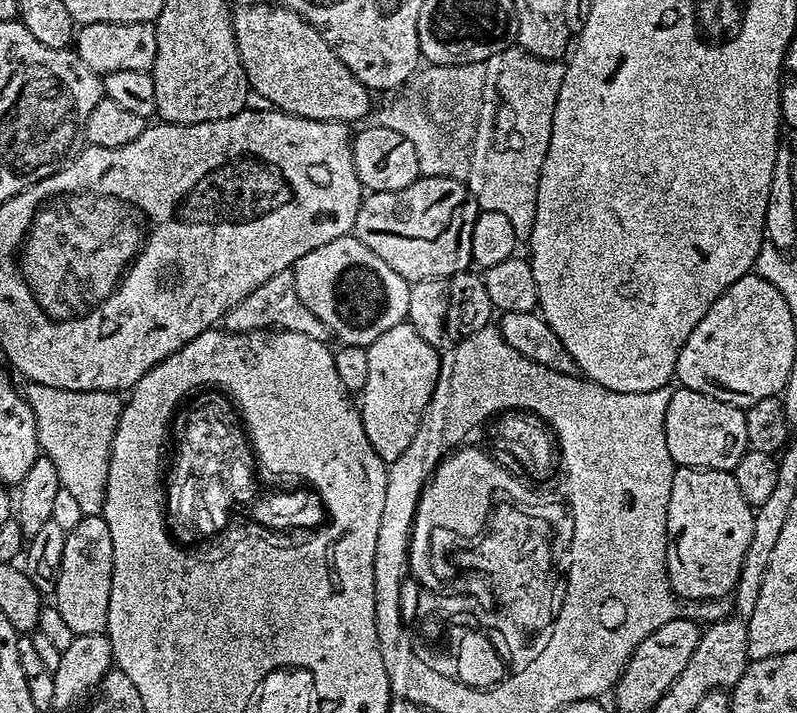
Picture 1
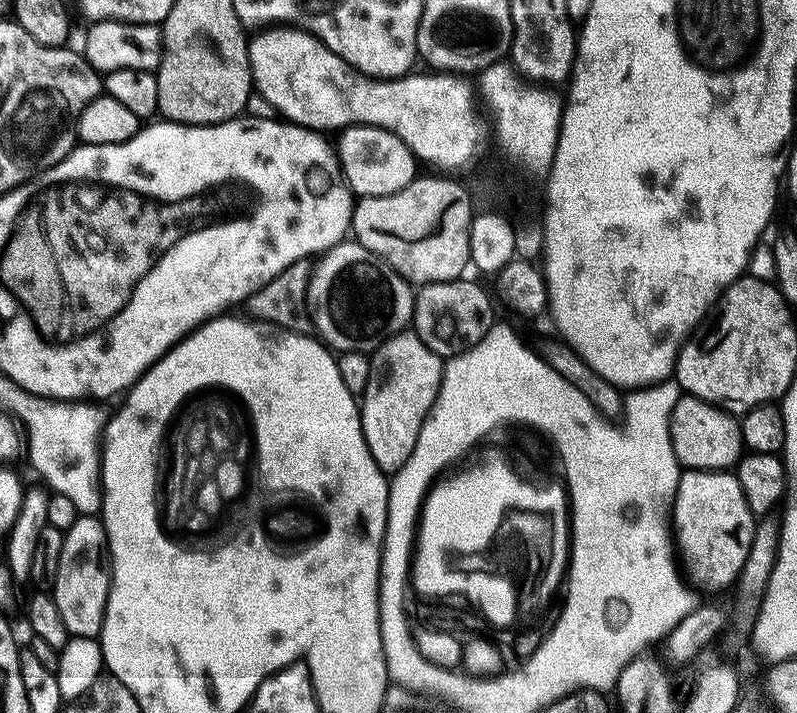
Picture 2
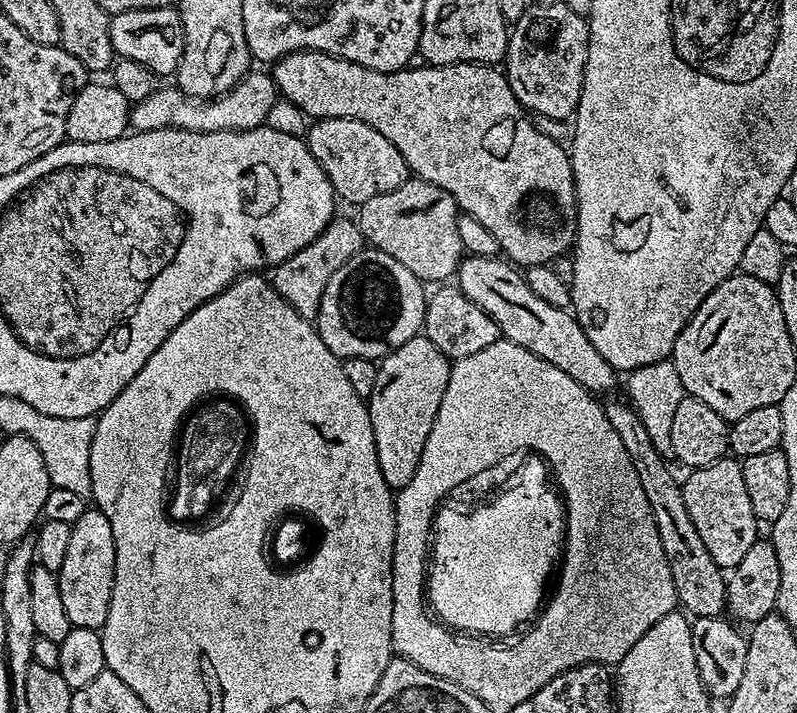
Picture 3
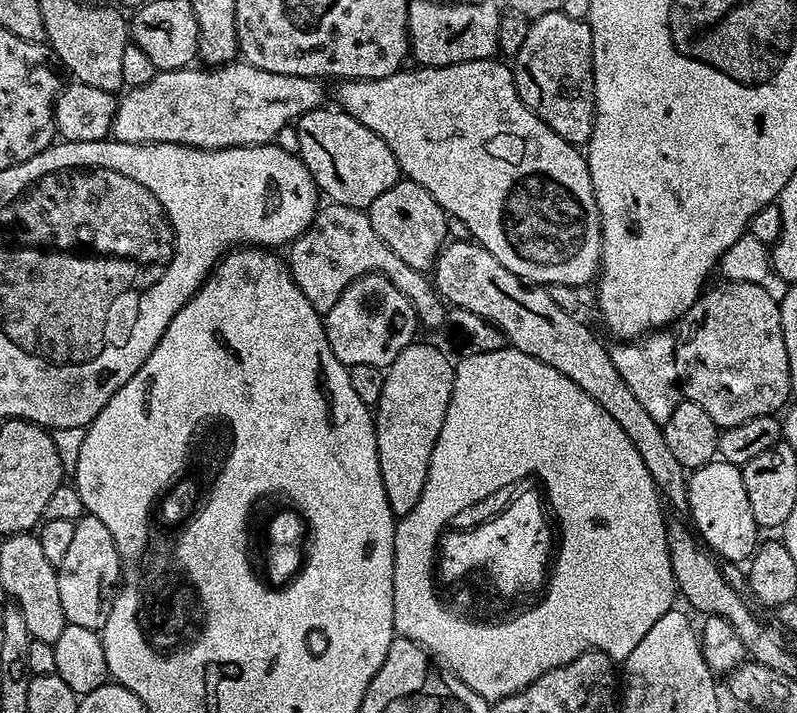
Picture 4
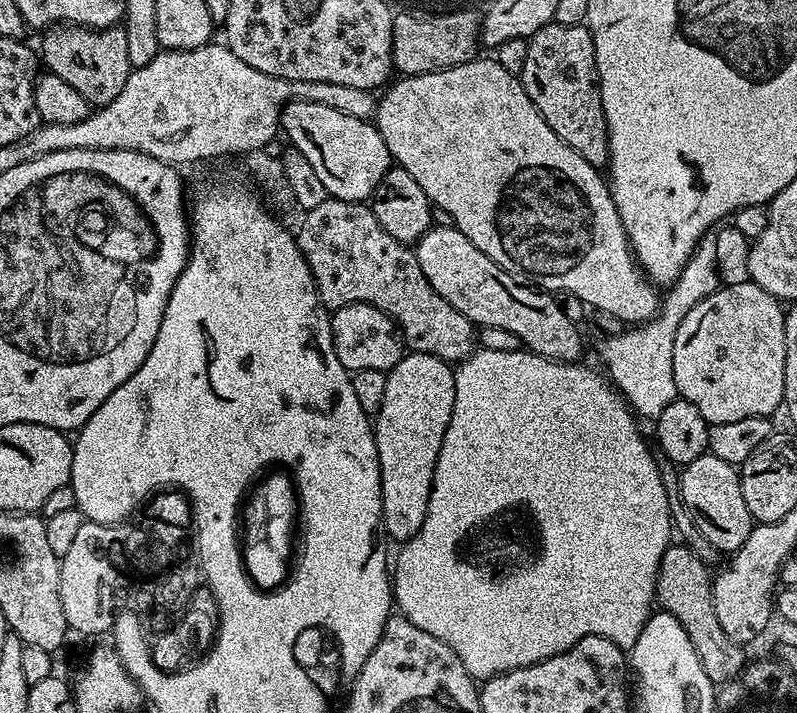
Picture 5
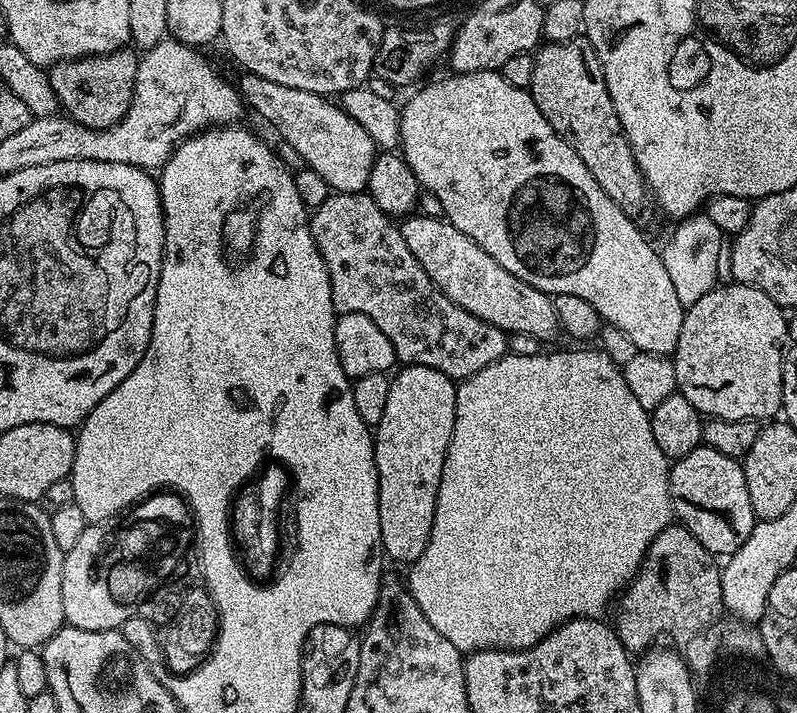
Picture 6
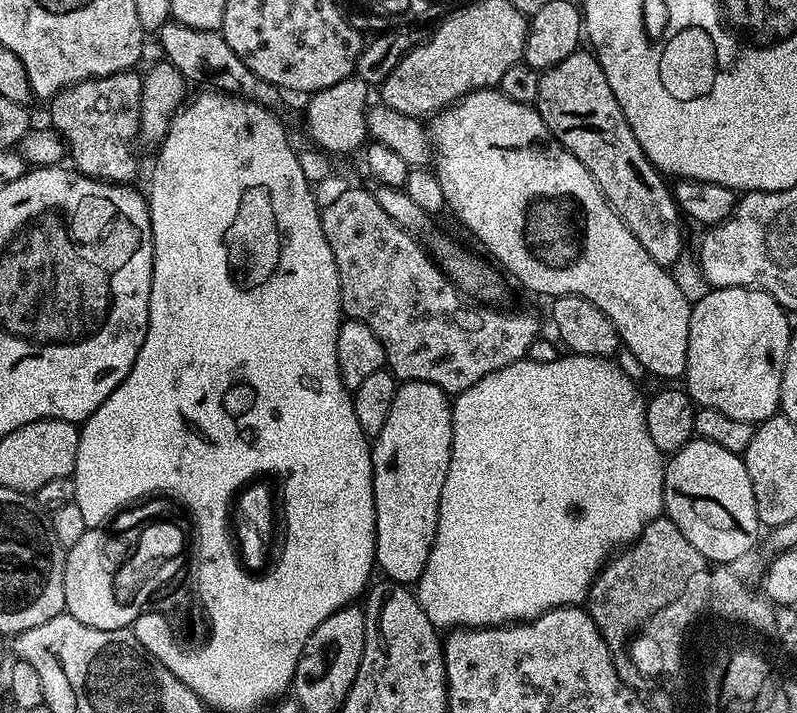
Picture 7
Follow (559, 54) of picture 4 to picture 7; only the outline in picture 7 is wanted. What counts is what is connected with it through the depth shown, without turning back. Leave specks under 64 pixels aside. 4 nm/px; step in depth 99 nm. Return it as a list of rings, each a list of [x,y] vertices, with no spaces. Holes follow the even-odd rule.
[[[577,50],[570,54],[570,58],[562,58],[558,66],[547,69],[540,77],[538,98],[534,107],[554,134],[556,141],[567,152],[574,154],[574,158],[578,158],[578,162],[582,162],[586,170],[590,170],[606,202],[613,212],[618,214],[618,218],[622,218],[630,234],[634,234],[634,238],[642,242],[646,254],[650,254],[650,258],[654,258],[654,262],[658,262],[663,268],[671,269],[679,264],[684,248],[680,230],[682,213],[676,206],[676,199],[672,197],[671,187],[667,183],[664,185],[665,177],[646,158],[642,146],[638,146],[638,138],[634,138],[634,130],[630,130],[630,122],[626,122],[626,114],[622,114],[622,106],[618,106],[614,90],[610,90],[606,74],[596,61],[595,55],[588,50]]]

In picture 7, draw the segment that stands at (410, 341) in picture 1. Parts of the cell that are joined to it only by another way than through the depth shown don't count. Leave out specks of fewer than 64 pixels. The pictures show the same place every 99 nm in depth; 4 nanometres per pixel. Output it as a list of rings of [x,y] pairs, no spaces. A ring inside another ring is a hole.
[[[405,380],[394,394],[394,403],[386,417],[386,426],[374,438],[372,450],[372,485],[374,486],[374,514],[376,515],[376,562],[385,577],[405,586],[415,585],[426,558],[430,558],[432,543],[438,526],[438,506],[442,498],[442,482],[450,470],[452,449],[452,406],[449,393],[430,382]]]

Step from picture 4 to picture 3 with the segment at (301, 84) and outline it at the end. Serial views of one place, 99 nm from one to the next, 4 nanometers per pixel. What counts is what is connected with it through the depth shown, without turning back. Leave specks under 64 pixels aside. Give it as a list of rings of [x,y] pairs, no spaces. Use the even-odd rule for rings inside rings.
[[[249,71],[244,79],[236,83],[228,92],[223,92],[211,100],[195,101],[184,95],[175,86],[157,87],[154,94],[145,100],[137,100],[130,108],[130,124],[136,132],[149,132],[159,128],[181,128],[187,132],[245,132],[259,128],[272,112],[278,101],[276,83],[267,71]]]

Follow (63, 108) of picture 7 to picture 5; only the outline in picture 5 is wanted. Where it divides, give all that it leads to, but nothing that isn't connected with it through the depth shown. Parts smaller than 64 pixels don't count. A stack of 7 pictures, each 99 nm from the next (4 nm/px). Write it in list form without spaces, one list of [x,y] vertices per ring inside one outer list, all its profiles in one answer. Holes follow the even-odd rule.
[[[79,24],[53,26],[43,33],[38,56],[51,75],[62,78],[66,86],[74,86],[90,106],[114,102],[126,78],[132,73],[130,53],[126,51],[126,30],[123,26],[82,28]]]

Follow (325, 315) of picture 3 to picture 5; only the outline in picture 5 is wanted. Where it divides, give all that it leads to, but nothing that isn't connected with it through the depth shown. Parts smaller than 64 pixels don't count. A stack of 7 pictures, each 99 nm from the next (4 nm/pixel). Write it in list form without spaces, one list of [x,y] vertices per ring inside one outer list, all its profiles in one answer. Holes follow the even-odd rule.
[[[351,304],[335,309],[332,316],[332,341],[338,362],[342,362],[349,373],[358,370],[387,373],[406,354],[404,338],[400,335],[395,320],[373,304]]]

